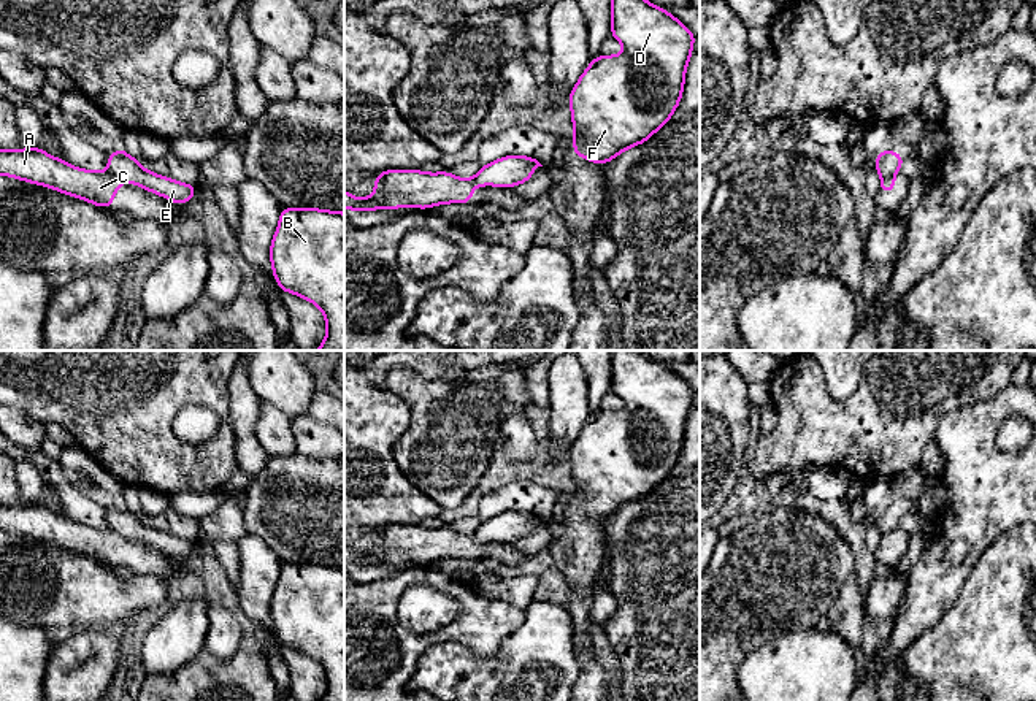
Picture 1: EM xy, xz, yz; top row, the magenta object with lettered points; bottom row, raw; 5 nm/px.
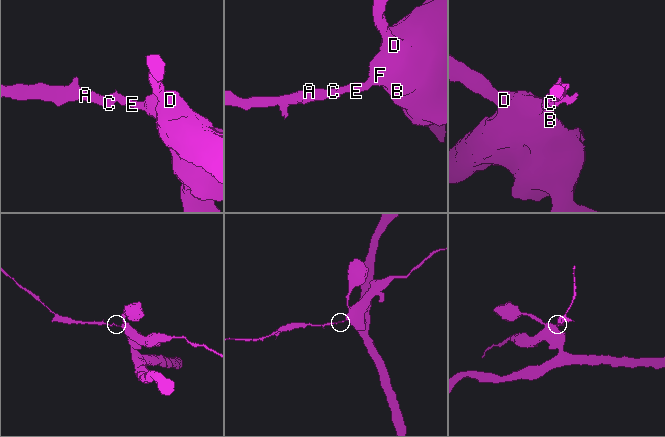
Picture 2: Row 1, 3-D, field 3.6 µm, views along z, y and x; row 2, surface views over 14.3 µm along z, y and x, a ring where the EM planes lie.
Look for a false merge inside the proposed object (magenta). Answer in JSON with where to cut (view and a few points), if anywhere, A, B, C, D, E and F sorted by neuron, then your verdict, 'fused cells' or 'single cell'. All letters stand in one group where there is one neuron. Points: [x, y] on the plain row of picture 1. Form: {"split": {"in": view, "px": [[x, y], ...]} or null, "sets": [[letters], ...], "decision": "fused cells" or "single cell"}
{"split": {"in": "xy", "px": [[108, 527], [121, 535]]}, "sets": [["A", "C"], ["B", "D", "E", "F"]], "decision": "fused cells"}

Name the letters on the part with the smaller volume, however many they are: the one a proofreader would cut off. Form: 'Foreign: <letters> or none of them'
Foreign: A, C

